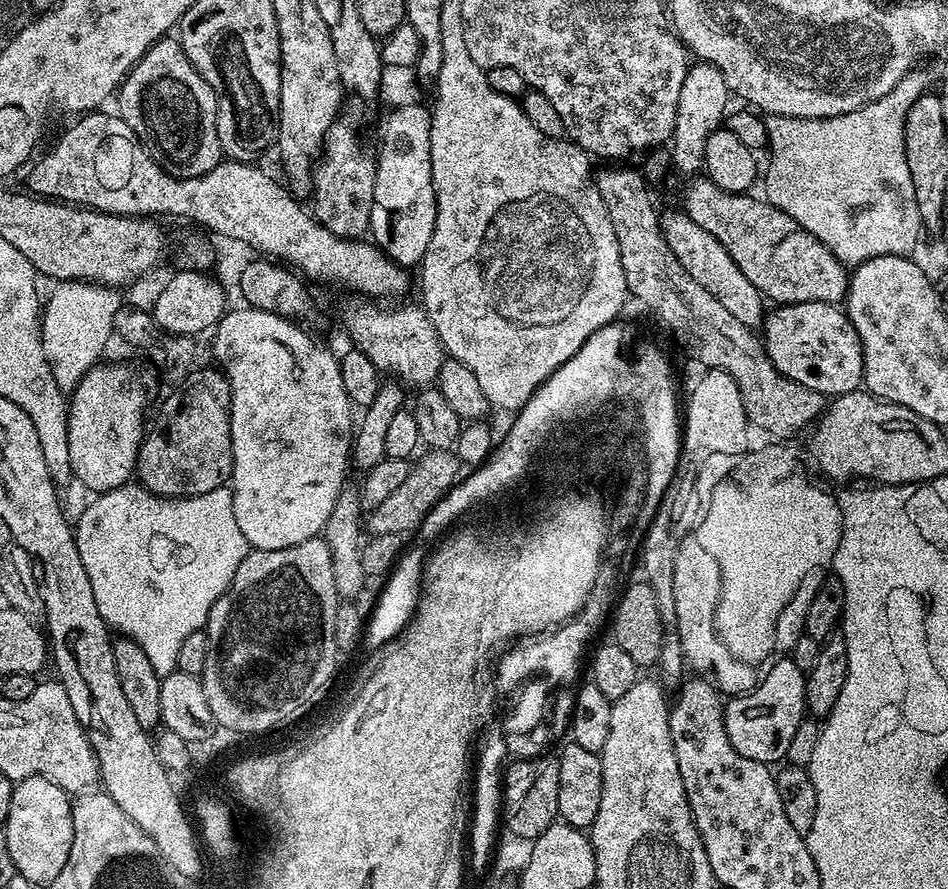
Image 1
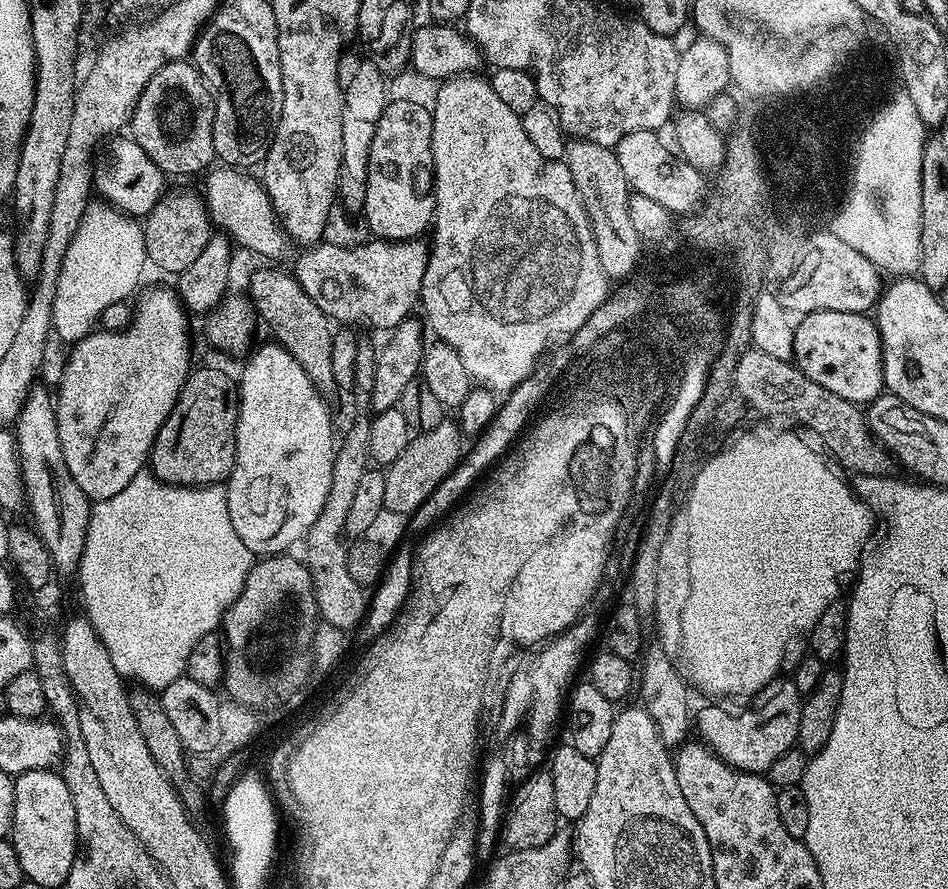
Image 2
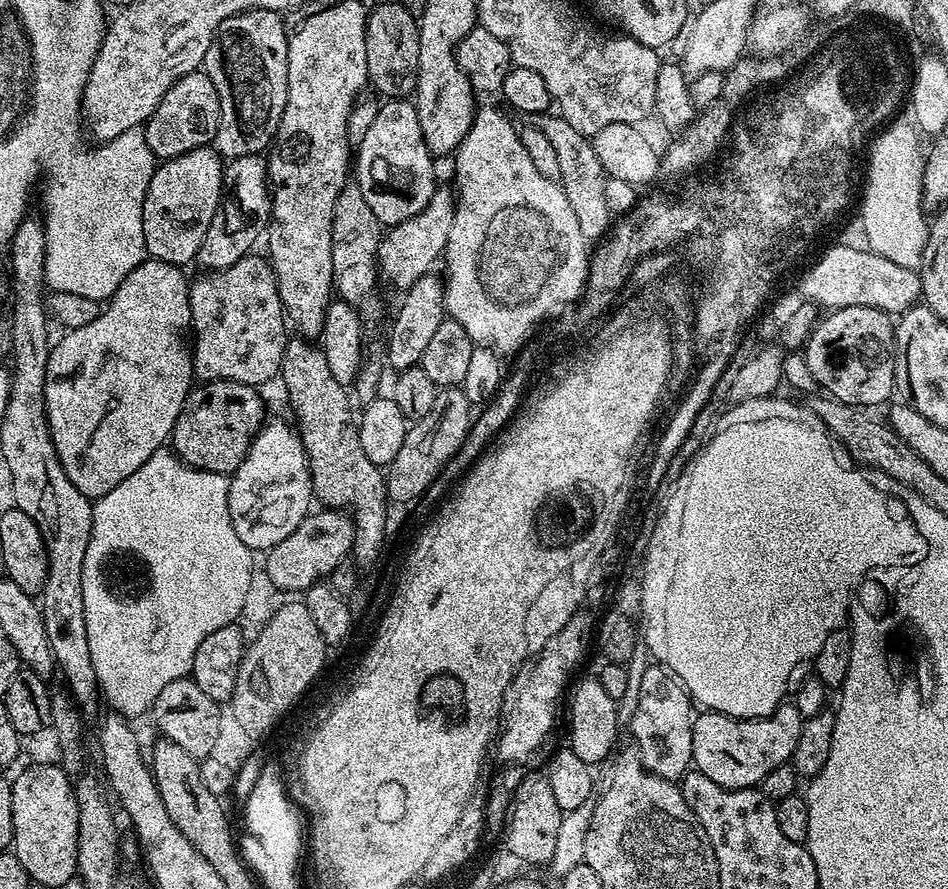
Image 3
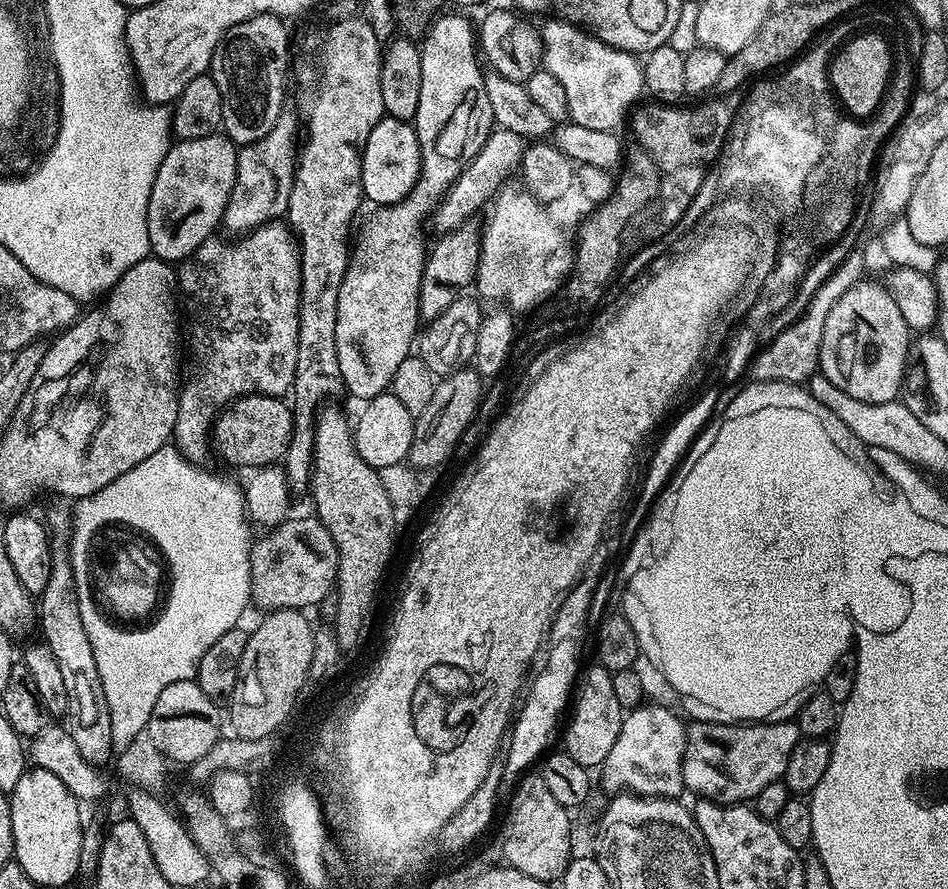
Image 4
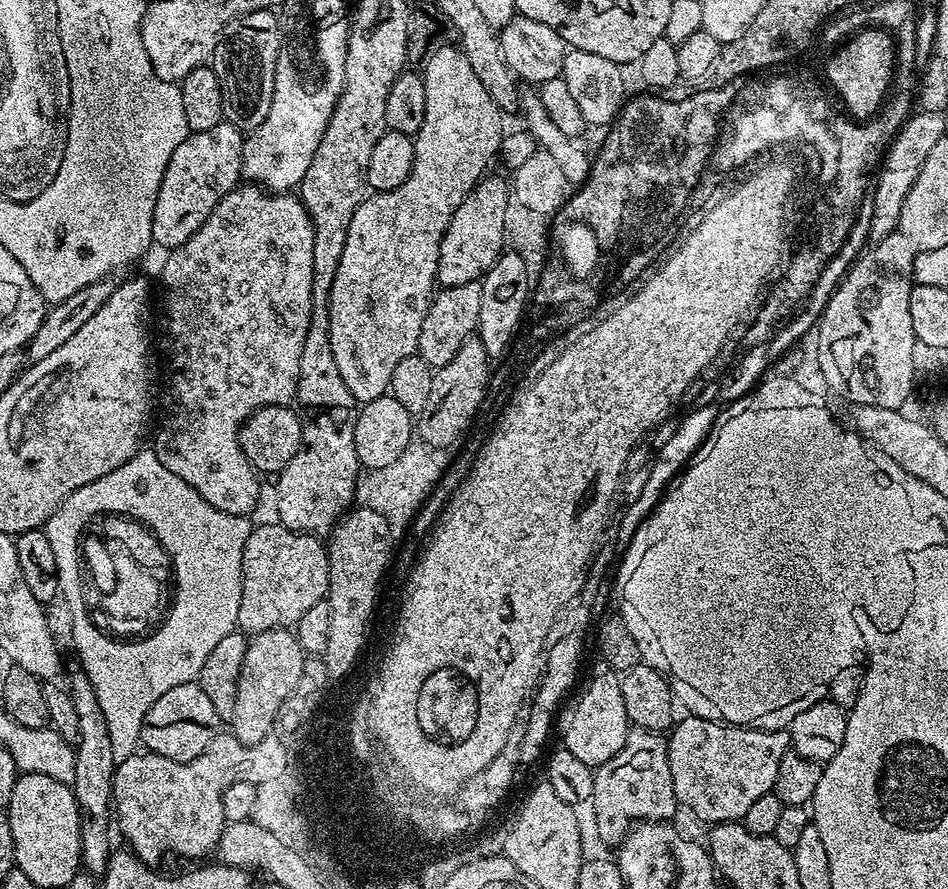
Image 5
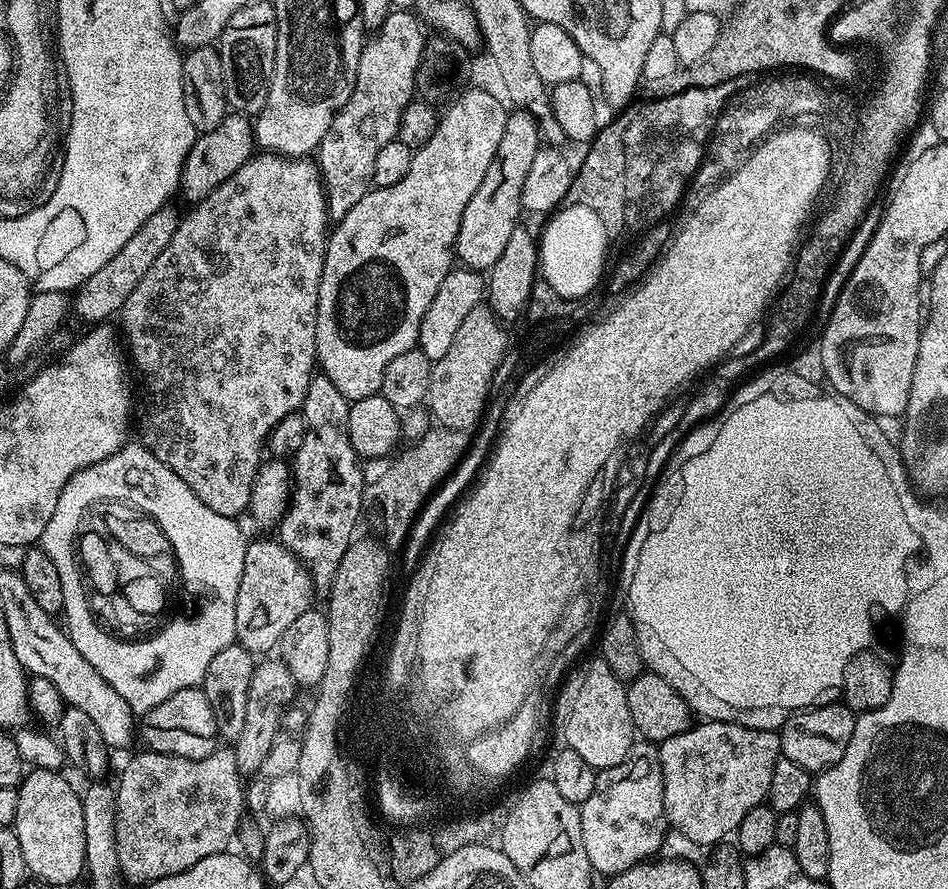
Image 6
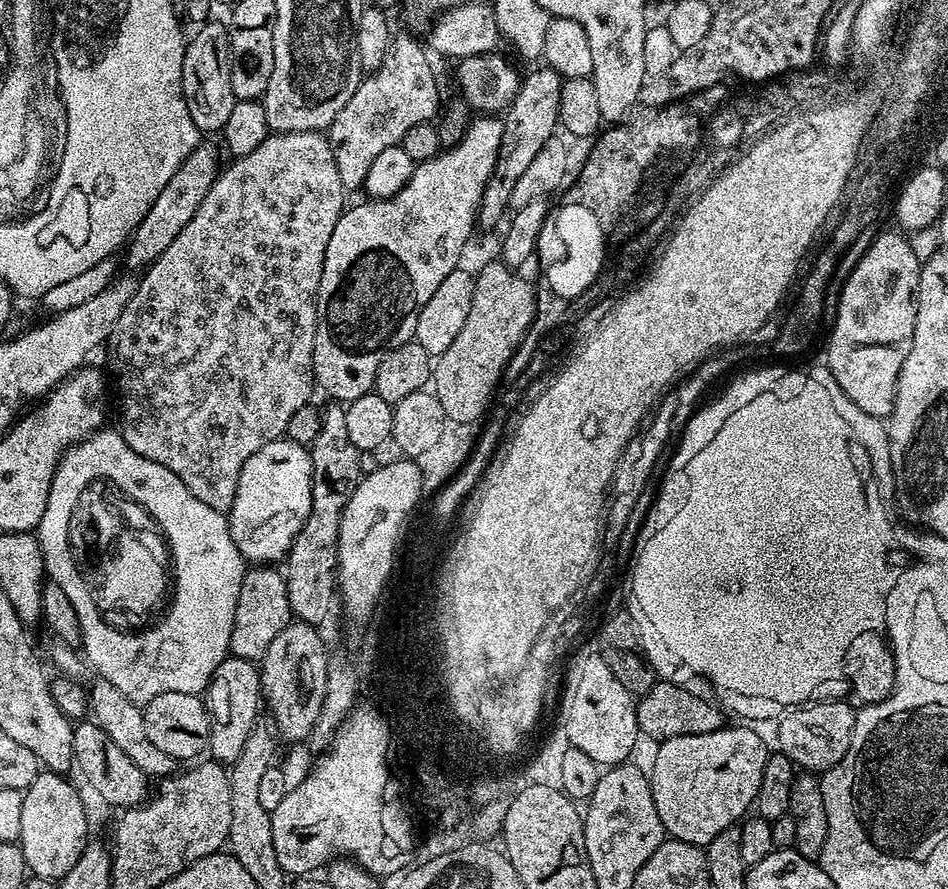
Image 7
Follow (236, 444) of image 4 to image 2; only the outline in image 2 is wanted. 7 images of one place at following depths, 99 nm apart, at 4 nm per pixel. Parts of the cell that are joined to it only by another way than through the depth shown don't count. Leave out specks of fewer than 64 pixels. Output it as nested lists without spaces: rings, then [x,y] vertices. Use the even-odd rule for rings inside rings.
[[[193,367],[185,379],[177,402],[170,410],[154,438],[150,457],[150,471],[162,482],[179,484],[182,488],[205,488],[211,484],[224,484],[234,470],[236,461],[236,423],[240,413],[240,393],[232,380],[220,368]]]

